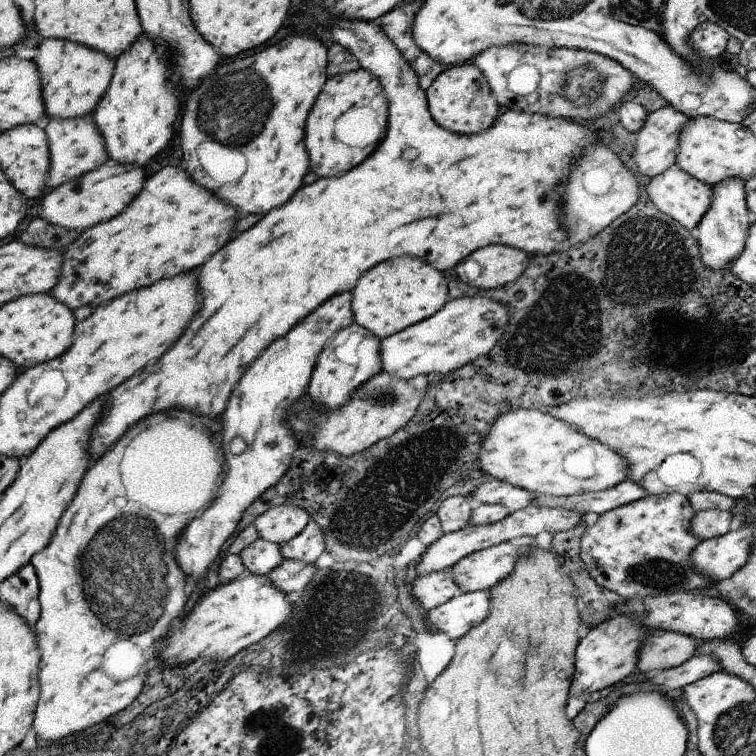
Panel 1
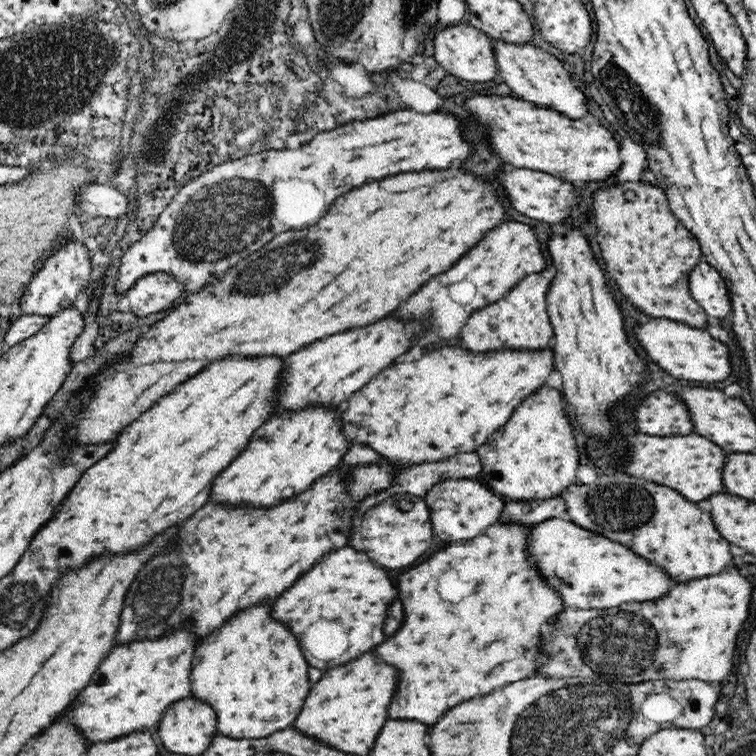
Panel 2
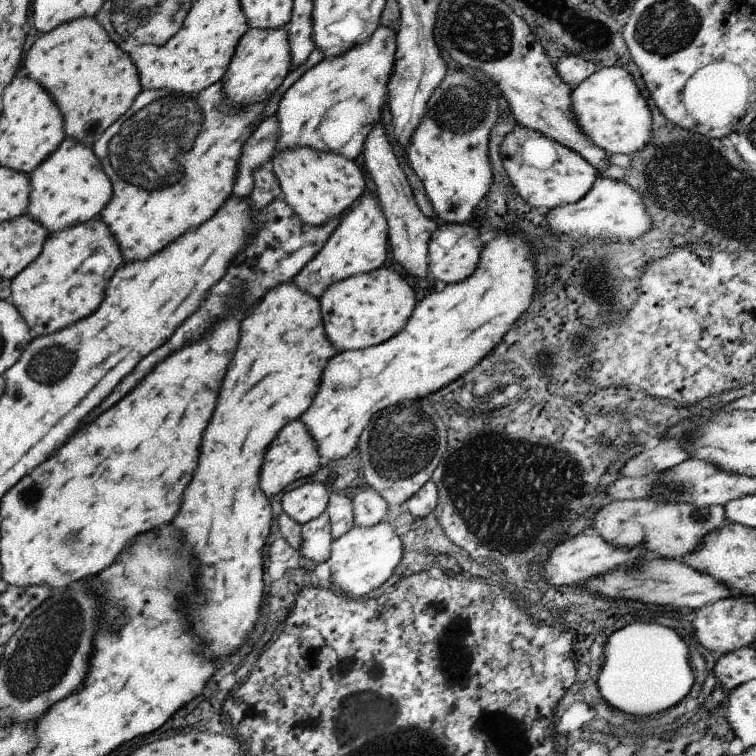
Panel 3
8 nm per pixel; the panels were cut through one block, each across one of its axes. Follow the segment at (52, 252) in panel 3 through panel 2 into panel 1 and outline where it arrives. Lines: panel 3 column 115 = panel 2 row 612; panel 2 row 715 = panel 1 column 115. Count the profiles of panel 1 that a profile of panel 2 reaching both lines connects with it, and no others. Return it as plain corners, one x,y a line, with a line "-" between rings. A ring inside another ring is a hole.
165,166
159,172
145,178
143,186
129,200
129,210
125,214
113,216
109,222
101,222
93,228
87,228
77,234
77,238
63,248
63,264
59,272
59,282
49,292
55,300
69,306
71,312
77,312
85,306
97,310
99,306
109,306
115,298
121,298
125,292
137,290
141,286
149,286
161,278
173,278
181,272
187,272
195,266
201,266
213,252
217,252
217,236
219,248
227,244
233,230
235,212
217,202
207,190
199,188
195,182
183,174
183,168

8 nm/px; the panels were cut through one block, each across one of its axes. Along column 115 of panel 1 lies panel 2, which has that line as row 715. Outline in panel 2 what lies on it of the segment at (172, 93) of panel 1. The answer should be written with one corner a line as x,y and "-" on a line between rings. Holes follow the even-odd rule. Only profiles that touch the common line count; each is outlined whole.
180,628
168,638
160,636
158,642
134,642
114,648
102,666
98,666
90,684
78,692
58,720
68,716
86,738
88,748
98,742
114,742
134,732
156,730
168,706
192,696
194,646
192,632

